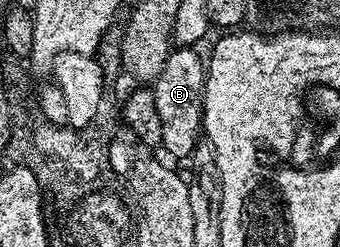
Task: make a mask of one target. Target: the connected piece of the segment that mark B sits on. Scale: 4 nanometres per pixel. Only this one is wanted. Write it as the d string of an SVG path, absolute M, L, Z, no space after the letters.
M178 46L170 50L159 77L151 84L155 109L159 109L159 125L163 125L161 147L167 154L174 155L181 161L188 160L198 139L203 135L207 63L195 52L197 51L192 46Z

